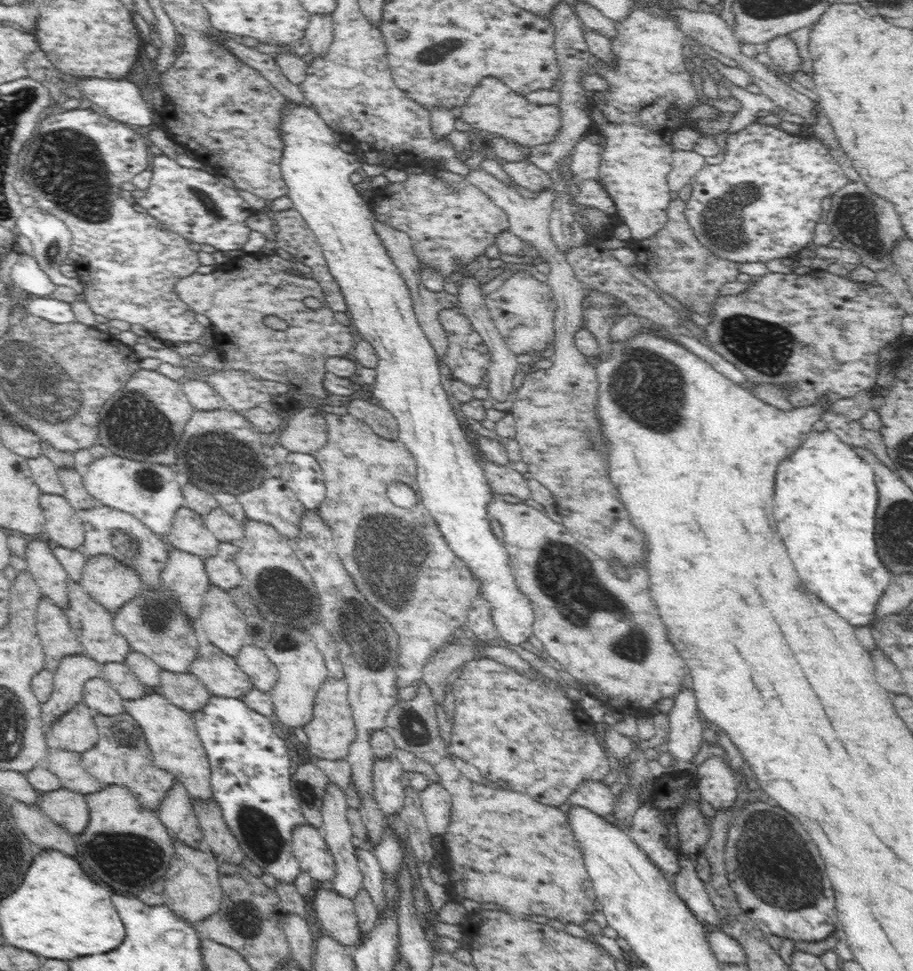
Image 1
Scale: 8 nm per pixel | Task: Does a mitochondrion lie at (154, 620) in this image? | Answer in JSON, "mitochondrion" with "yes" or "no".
{"mitochondrion":"yes"}

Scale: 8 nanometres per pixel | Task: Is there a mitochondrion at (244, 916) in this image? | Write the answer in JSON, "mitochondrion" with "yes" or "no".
{"mitochondrion":"yes"}

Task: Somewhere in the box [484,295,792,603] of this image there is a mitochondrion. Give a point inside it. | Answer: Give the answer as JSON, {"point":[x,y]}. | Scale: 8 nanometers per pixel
{"point":[651,390]}

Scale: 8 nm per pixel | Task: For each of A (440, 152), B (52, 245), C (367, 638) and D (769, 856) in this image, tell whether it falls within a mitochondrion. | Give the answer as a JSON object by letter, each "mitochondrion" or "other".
{"A":"other","B":"mitochondrion","C":"mitochondrion","D":"mitochondrion"}

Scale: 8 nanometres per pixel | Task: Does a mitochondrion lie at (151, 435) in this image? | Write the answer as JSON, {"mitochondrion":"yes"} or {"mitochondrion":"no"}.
{"mitochondrion":"yes"}

